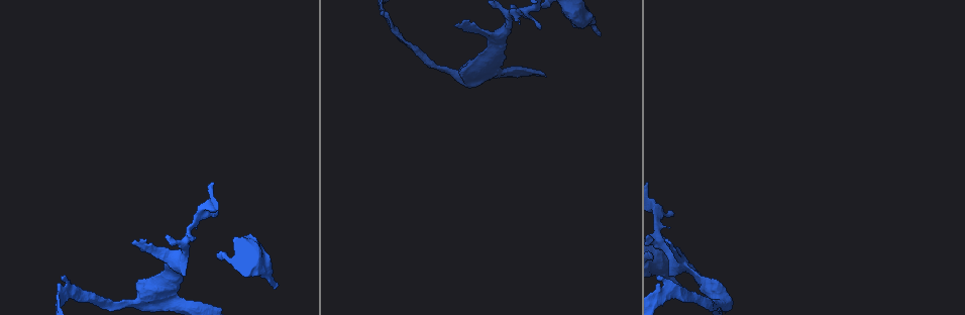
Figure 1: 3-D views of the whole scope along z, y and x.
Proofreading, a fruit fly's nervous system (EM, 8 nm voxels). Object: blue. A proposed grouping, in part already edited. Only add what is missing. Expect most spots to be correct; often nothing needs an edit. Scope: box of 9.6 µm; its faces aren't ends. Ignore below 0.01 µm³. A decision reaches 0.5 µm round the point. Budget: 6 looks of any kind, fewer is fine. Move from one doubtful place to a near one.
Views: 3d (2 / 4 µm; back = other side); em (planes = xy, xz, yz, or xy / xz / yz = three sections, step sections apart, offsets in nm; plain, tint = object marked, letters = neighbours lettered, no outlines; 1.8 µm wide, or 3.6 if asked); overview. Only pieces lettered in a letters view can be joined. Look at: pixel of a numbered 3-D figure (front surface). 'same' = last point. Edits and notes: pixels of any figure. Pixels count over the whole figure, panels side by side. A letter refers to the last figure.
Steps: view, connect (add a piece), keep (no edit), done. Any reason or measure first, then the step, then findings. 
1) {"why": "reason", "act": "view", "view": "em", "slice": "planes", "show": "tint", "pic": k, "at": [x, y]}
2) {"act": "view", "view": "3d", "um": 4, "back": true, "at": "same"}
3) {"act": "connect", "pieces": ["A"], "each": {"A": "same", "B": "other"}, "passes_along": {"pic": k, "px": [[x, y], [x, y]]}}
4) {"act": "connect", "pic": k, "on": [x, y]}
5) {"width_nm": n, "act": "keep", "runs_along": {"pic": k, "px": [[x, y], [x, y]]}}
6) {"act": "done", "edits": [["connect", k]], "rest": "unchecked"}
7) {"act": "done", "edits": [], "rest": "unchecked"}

{"why": "branch stops here", "act": "view", "view": "em", "slice": "yz", "step": 4, "show": "tint", "pic": 1, "at": [671, 214]}

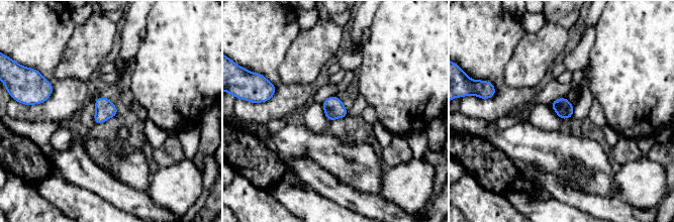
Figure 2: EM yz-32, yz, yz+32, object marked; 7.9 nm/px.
{"act": "view", "view": "em", "slice": "planes", "show": "letters", "at": "same"}

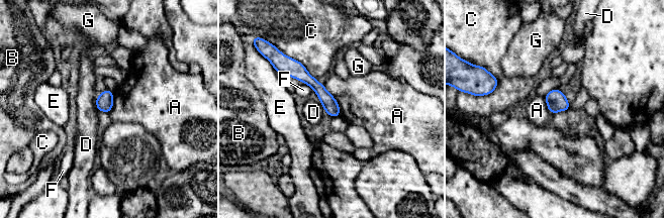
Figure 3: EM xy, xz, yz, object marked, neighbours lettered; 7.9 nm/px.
{"act": "keep", "each": {"A": "other", "B": "other", "C": "other", "D": "other", "E": "other", "F": "other", "G": "other"}, "runs_along": {"pic": 3, "px": [[285, 68], [308, 79], [337, 113]]}, "found": "none of them fits"}

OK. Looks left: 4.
{"act": "view", "view": "em", "slice": "yz", "step": 8, "show": "letters", "pic": 1, "at": [671, 243]}

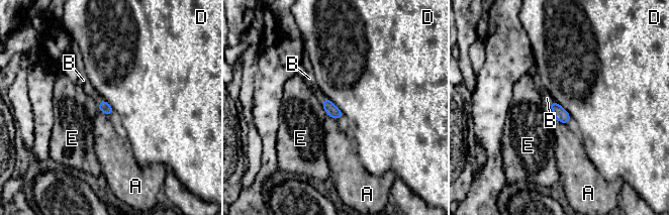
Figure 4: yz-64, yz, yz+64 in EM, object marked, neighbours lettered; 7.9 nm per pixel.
{"act": "connect", "pieces": ["B"], "each": {"A": "other", "B": "same", "D": "other", "E": "other"}, "passes_along": {"pic": 4, "px": [[331, 110], [325, 100], [309, 78]]}, "found": "it goes on there"}

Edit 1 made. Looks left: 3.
{"why": "see it whole again", "act": "view", "view": "overview"}

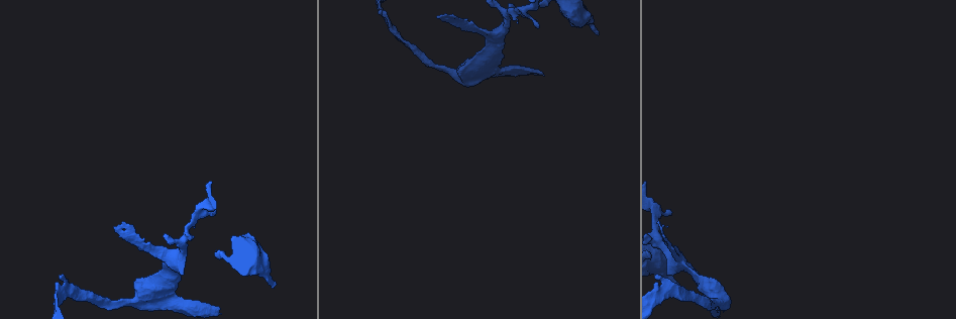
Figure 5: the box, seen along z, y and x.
{"why": "branch stops here", "act": "view", "view": "em", "slice": "planes", "show": "plain", "pic": 5, "at": [678, 284]}

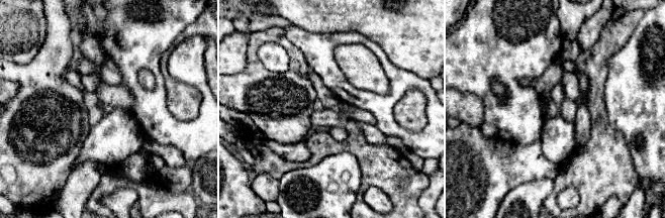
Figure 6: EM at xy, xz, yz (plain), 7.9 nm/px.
{"why": "what lies round it", "act": "view", "view": "em", "slice": "planes", "show": "letters", "at": "same"}

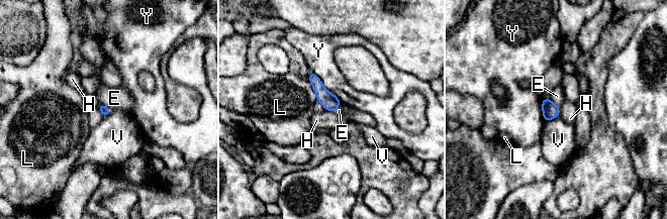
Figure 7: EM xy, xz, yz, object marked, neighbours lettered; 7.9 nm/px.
{"longest_contact_nm": ["Y", 380], "act": "keep", "each": {"E": "other", "H": "other", "L": "other", "V": "other", "Y": "other"}, "border": {"pic": 7, "px": [[325, 109], [335, 112]]}, "found": "none of them fits"}

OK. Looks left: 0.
{"act": "done", "edits": [["connect", 4]], "rest": "unchecked"}

